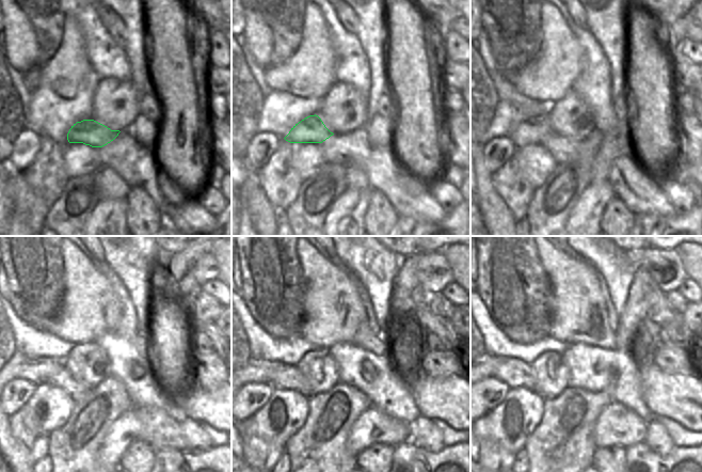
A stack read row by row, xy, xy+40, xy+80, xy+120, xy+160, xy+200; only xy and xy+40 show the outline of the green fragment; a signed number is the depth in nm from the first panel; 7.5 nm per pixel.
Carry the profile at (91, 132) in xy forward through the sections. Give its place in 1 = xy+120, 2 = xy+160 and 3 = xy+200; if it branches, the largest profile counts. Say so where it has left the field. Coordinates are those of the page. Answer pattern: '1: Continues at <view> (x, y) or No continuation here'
1: Continues at xy+120 (37, 371)
2: Continues at xy+160 (255, 370)
3: Continues at xy+200 (492, 363)

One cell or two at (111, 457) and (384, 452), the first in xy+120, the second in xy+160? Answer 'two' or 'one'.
two

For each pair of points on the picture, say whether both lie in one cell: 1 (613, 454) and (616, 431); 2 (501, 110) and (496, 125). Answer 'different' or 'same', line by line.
1: different
2: same

